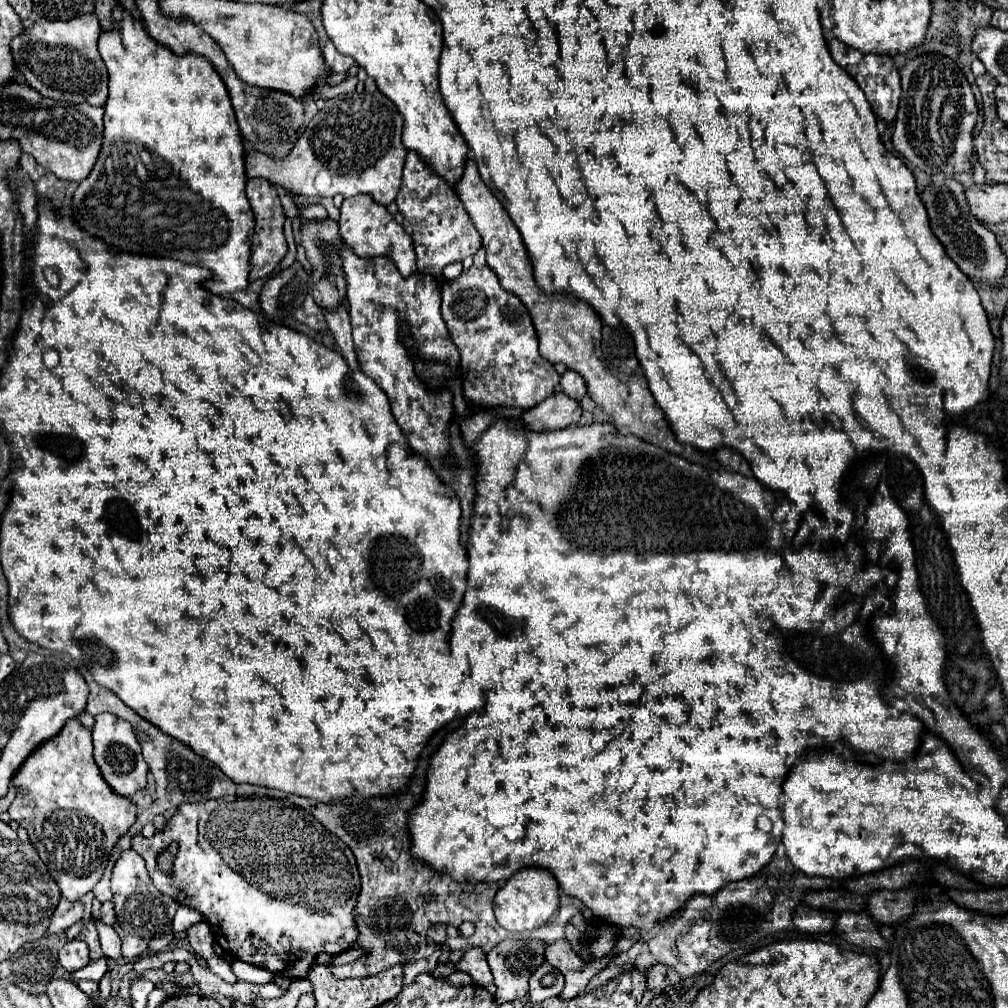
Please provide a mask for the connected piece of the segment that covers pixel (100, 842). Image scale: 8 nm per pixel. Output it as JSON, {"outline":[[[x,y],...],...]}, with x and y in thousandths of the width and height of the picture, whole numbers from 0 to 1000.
{"outline":[[[75,712],[62,722],[58,730],[38,740],[20,760],[12,778],[18,788],[8,808],[26,821],[30,835],[48,859],[65,893],[79,893],[91,885],[101,869],[91,869],[95,857],[99,865],[107,859],[107,851],[115,835],[135,815],[135,800],[129,792],[115,790],[107,776],[99,770],[91,750],[91,726]]]}

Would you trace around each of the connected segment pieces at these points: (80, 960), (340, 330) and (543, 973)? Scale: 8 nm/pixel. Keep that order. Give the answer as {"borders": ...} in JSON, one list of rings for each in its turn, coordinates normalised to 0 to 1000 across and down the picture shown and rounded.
{"borders":[[[[69,933],[62,942],[60,942],[60,956],[67,962],[73,964],[77,960],[83,960],[89,954],[87,950],[87,937],[81,933]]],[[[341,305],[325,310],[321,308],[325,325],[337,345],[337,349],[341,351],[341,355],[345,357],[345,363],[349,367],[355,367],[355,357],[353,357],[353,349],[351,349],[351,341],[349,341],[349,325],[347,325],[347,313]]],[[[538,954],[538,958],[534,958],[528,968],[526,968],[526,992],[528,994],[540,994],[542,990],[554,988],[556,982],[560,980],[560,968],[554,960],[550,960],[544,954]]]]}

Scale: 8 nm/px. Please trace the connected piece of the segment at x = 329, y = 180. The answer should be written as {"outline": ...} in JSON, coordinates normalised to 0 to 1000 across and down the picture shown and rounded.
{"outline":[[[351,91],[323,99],[284,157],[272,159],[260,151],[244,151],[244,175],[264,177],[300,194],[367,192],[385,204],[397,187],[403,147],[399,145],[399,115],[379,91]]]}

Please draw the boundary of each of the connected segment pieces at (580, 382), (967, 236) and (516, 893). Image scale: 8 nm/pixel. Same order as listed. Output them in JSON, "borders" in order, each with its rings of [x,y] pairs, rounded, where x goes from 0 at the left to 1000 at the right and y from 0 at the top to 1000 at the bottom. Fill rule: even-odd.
{"borders":[[[[562,367],[556,375],[556,383],[558,383],[558,389],[571,395],[571,397],[577,397],[581,393],[581,379],[575,371],[567,369],[567,367]]],[[[938,179],[937,185],[931,185],[931,187],[923,185],[915,192],[915,200],[921,208],[925,230],[938,246],[938,252],[950,262],[950,266],[958,274],[964,274],[964,276],[974,278],[976,282],[988,284],[992,280],[992,276],[996,274],[998,254],[994,252],[988,234],[982,228],[978,228],[978,224],[962,212],[954,183],[948,179]]],[[[518,861],[512,867],[508,867],[492,886],[489,892],[490,909],[494,917],[506,925],[530,923],[540,919],[550,909],[550,905],[554,903],[554,891],[556,891],[556,879],[544,863]]]]}

